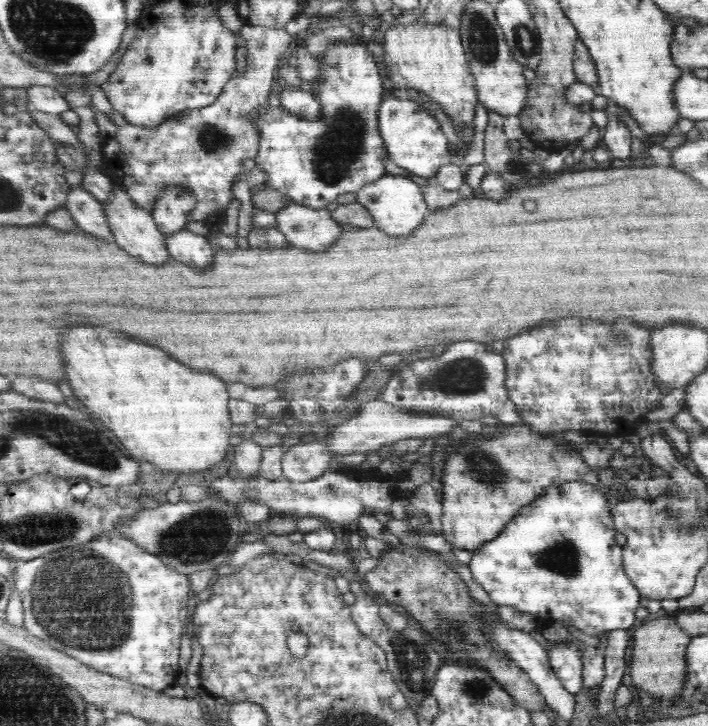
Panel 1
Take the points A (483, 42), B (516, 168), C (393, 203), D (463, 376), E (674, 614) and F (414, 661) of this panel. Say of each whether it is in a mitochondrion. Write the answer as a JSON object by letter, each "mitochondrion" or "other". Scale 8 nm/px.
{"A":"mitochondrion","B":"mitochondrion","C":"other","D":"mitochondrion","E":"other","F":"mitochondrion"}

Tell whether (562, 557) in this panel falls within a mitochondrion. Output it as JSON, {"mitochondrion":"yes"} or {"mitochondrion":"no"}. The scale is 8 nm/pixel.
{"mitochondrion":"yes"}

